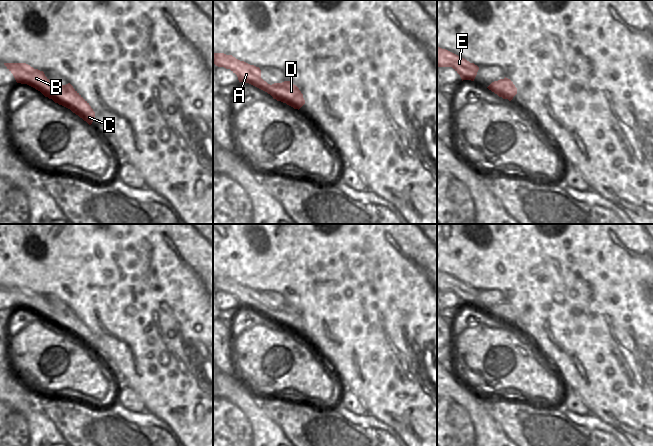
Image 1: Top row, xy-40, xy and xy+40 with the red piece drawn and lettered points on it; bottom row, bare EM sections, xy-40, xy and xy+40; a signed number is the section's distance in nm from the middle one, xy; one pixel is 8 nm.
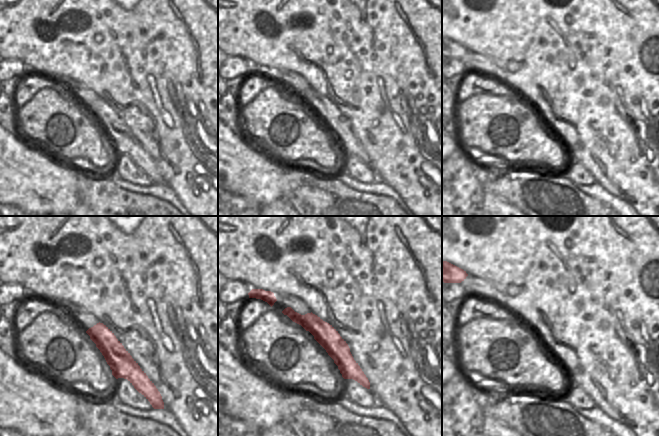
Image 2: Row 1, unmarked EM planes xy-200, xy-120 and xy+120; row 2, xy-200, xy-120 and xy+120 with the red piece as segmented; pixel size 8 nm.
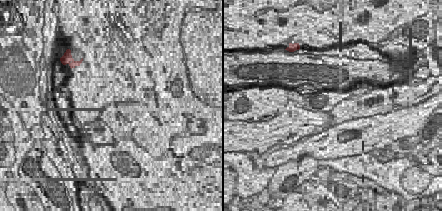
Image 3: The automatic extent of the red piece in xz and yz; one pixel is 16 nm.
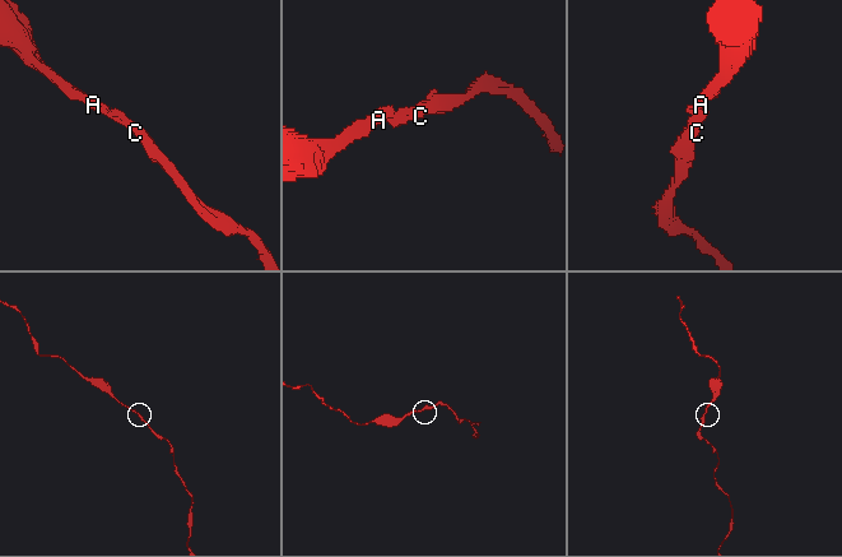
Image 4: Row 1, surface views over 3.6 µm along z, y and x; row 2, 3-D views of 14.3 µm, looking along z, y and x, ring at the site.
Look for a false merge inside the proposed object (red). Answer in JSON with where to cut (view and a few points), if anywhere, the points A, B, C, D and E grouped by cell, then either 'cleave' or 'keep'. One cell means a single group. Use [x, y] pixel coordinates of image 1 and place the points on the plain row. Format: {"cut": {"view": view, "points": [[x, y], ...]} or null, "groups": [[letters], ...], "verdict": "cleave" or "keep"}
{"cut": null, "groups": [["A", "B", "C", "D", "E"]], "verdict": "keep"}

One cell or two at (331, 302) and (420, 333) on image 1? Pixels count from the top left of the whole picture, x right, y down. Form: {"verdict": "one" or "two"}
{"verdict": "one"}

